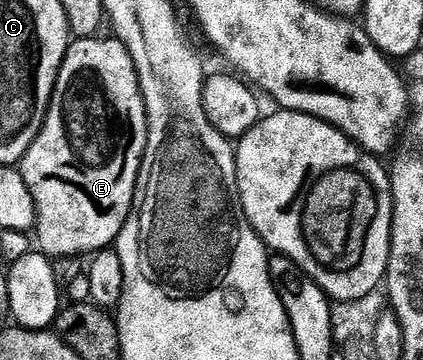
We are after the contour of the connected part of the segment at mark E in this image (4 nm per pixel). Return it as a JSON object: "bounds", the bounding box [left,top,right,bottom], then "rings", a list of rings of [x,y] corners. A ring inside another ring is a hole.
{"bounds":[18,38,148,257],"rings":[[[104,38],[76,39],[69,46],[60,66],[46,121],[18,167],[34,197],[35,242],[40,242],[39,250],[49,257],[88,257],[111,248],[119,239],[132,208],[148,144],[148,114],[131,51],[119,38]]]}

